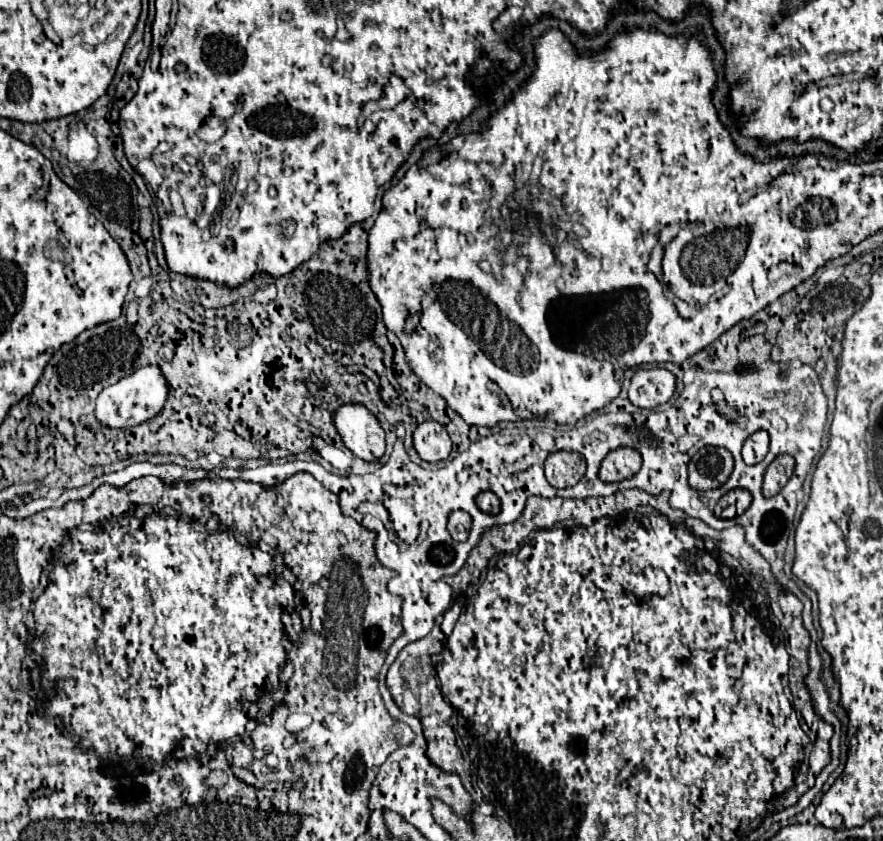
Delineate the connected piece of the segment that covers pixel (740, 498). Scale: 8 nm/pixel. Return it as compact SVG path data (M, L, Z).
M736 488L736 490L730 490L728 494L724 494L724 496L718 500L718 504L716 504L716 508L714 508L714 514L720 518L722 510L728 508L730 504L734 504L734 506L736 506L736 516L740 516L740 514L750 506L750 502L752 502L752 494L750 494L748 490Z

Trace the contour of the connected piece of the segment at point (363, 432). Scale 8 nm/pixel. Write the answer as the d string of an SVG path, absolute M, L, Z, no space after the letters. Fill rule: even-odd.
M356 402L342 404L332 412L332 420L344 446L354 456L366 462L380 460L386 448L386 432L380 426L378 418L366 406Z

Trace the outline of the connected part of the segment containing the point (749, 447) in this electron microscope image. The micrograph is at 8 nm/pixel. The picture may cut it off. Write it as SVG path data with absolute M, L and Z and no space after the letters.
M758 430L754 432L746 442L744 442L744 448L742 448L742 458L746 464L758 464L764 460L766 452L768 452L768 444L770 444L770 438L768 438L768 432L764 430Z

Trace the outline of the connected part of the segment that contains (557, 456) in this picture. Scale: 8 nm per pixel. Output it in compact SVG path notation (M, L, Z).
M558 450L548 454L544 462L546 480L554 488L568 488L574 486L586 472L586 460L578 452Z

